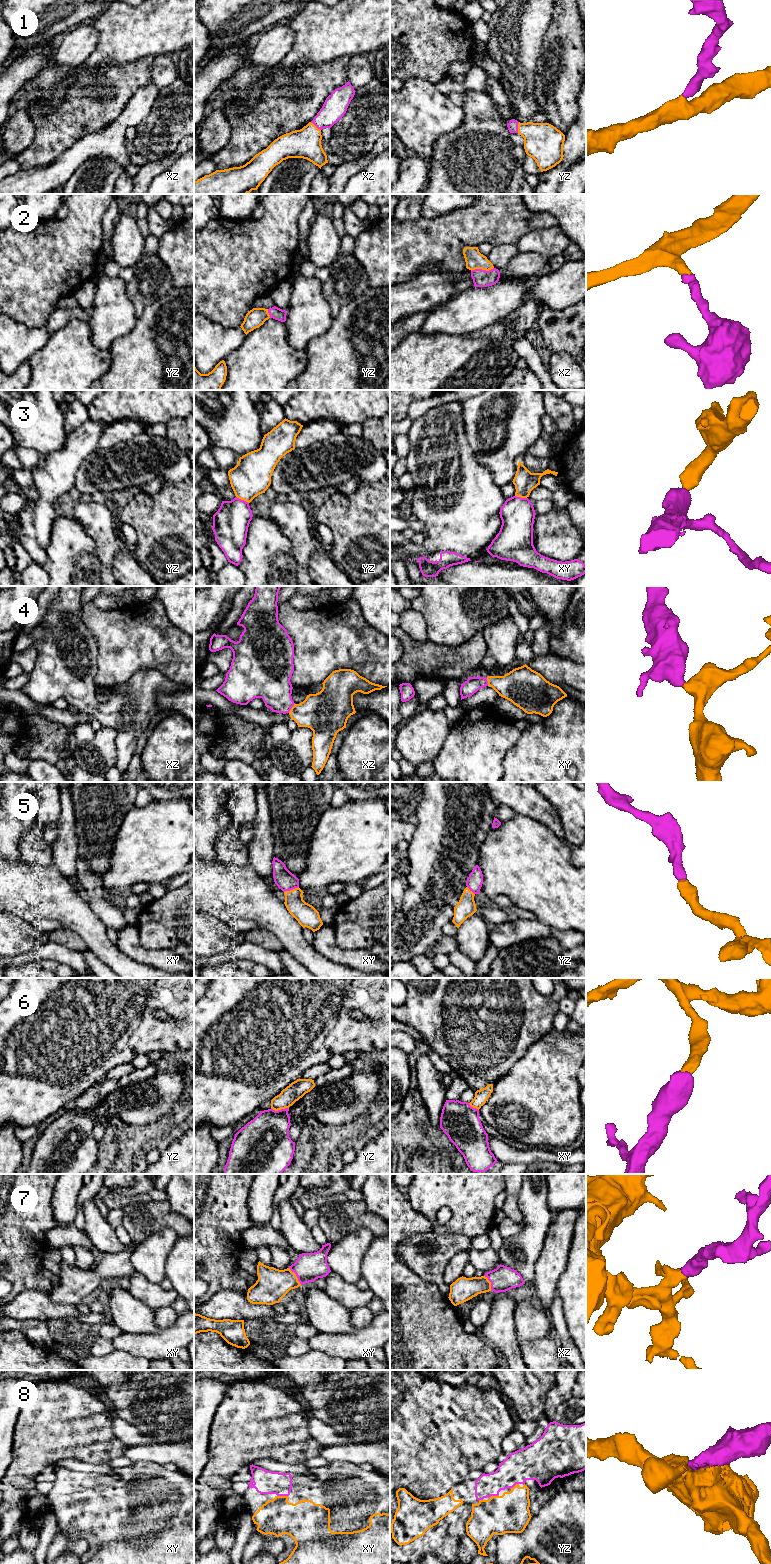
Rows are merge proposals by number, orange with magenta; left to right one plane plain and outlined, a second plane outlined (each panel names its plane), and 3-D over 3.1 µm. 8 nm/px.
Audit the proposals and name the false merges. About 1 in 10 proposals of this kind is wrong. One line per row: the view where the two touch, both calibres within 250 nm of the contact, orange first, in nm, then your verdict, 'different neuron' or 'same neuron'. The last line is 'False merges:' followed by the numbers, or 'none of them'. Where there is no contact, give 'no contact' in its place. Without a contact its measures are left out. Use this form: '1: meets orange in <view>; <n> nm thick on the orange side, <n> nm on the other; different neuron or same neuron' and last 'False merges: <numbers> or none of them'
1: meets orange in yz; 300 nm thick on the orange side, 80 nm on the other; same neuron
2: meets orange in xz; 150 nm thick on the orange side, 140 nm on the other; same neuron
3: meets orange in yz; 300 nm thick on the orange side, 280 nm on the other; same neuron
4: meets orange in xz; 320 nm thick on the orange side, 280 nm on the other; same neuron
5: meets orange in xy; 180 nm thick on the orange side, 160 nm on the other; same neuron
6: meets orange in yz; 140 nm thick on the orange side, 360 nm on the other; same neuron
7: meets orange in xy; 260 nm thick on the orange side, 220 nm on the other; same neuron
8: meets orange in xy; 300 nm thick on the orange side, 190 nm on the other; same neuron
False merges: none of them

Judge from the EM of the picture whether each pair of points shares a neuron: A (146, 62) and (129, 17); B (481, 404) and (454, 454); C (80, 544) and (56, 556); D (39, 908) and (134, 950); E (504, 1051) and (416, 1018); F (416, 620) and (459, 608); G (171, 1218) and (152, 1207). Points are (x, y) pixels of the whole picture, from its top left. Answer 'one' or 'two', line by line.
A: two
B: two
C: one
D: two
E: one
F: two
G: one

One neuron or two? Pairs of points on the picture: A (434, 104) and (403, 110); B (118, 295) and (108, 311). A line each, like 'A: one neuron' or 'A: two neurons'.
A: one neuron
B: one neuron

